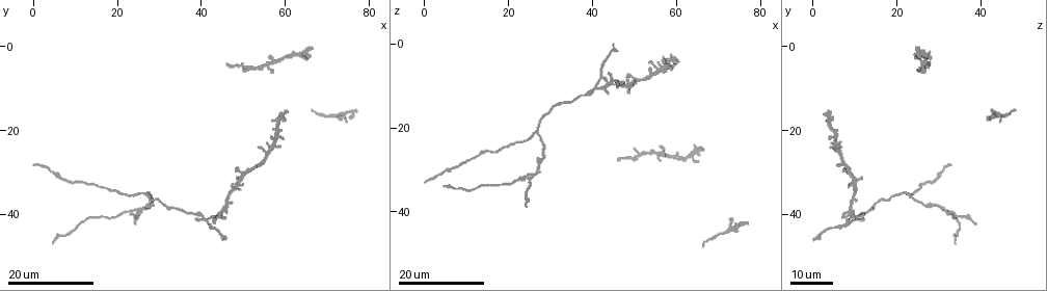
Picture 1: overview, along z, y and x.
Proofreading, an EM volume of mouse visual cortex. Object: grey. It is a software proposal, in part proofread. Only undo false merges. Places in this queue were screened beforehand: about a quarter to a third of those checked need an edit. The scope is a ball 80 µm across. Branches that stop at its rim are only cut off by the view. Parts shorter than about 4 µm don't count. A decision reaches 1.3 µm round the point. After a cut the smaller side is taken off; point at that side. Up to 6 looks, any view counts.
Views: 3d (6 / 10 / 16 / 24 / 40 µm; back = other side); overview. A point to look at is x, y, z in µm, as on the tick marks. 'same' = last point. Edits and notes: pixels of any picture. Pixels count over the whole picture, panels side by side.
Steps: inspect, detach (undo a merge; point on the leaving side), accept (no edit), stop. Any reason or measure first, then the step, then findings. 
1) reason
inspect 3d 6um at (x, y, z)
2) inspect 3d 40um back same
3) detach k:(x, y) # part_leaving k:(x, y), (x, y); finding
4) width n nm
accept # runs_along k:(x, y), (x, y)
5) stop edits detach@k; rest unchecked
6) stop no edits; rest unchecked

four-way junction
inspect 3d 24um at (55.5, 4.5, 25.5)

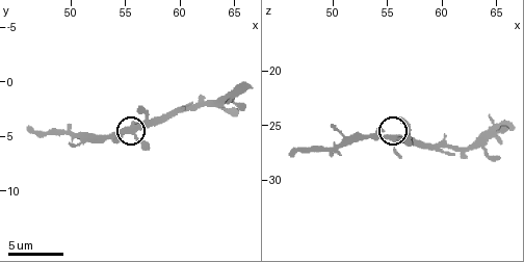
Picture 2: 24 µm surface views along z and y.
inspect 3d 10um at (55.2, 4.2, 26.0)

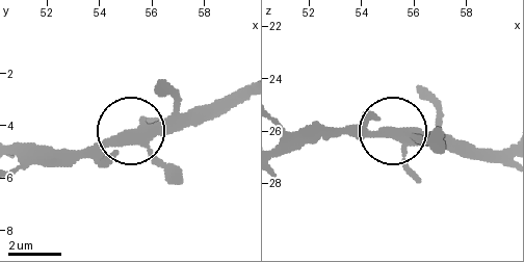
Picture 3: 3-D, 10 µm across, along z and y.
arms 4
accept # all the same neuron

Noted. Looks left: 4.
branch point
inspect 3d 24um at (26.5, 35.5, 21.0)

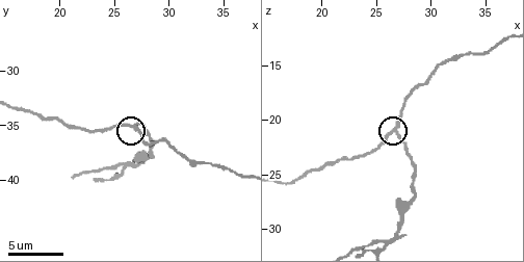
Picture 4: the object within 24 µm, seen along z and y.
inspect 3d 10um at (26.6, 35.0, 21.0)

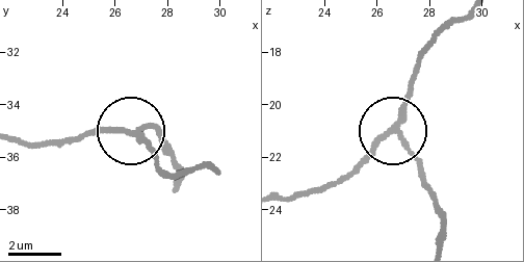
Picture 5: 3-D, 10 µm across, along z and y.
inspect 3d 10um back at (26.6, 35.0, 21.0)

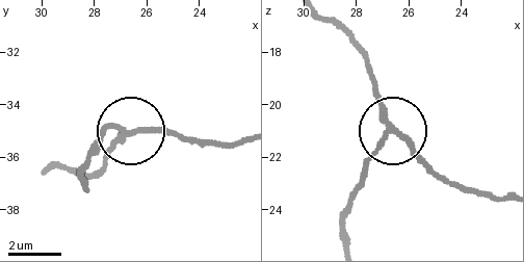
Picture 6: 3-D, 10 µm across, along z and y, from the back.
width 190 nm
detach 6:(101, 127) # part_leaving 6:(123, 129), (103, 131), (83, 183); two neurons meet here

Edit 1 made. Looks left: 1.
stop edits detach@6; rest unchecked

